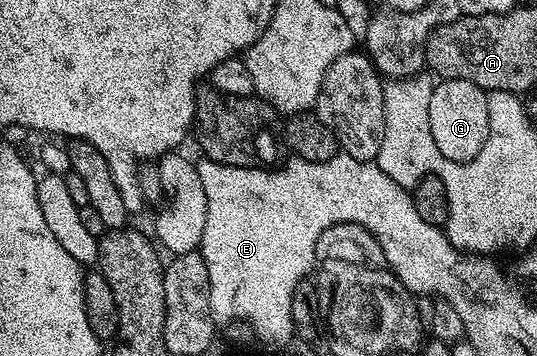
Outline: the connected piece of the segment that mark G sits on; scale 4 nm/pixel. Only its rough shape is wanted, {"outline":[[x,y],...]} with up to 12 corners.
{"outline":[[439,80],[429,116],[436,152],[466,163],[489,135],[488,93]]}

